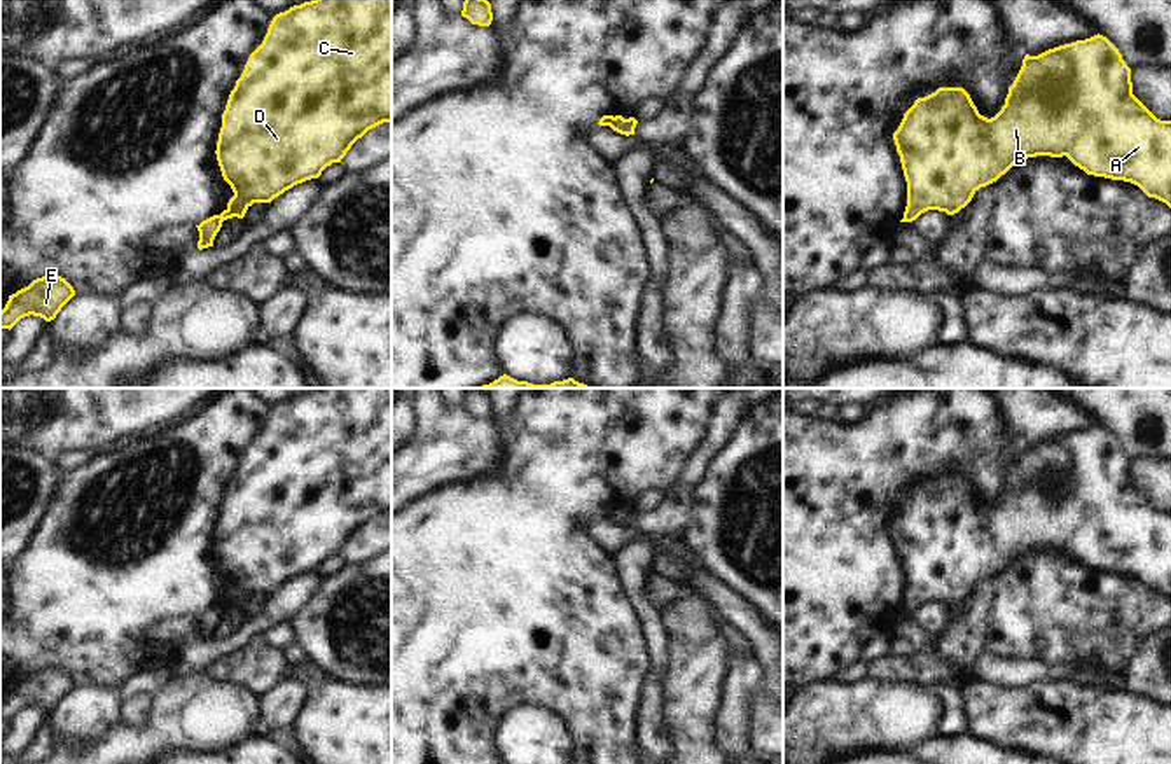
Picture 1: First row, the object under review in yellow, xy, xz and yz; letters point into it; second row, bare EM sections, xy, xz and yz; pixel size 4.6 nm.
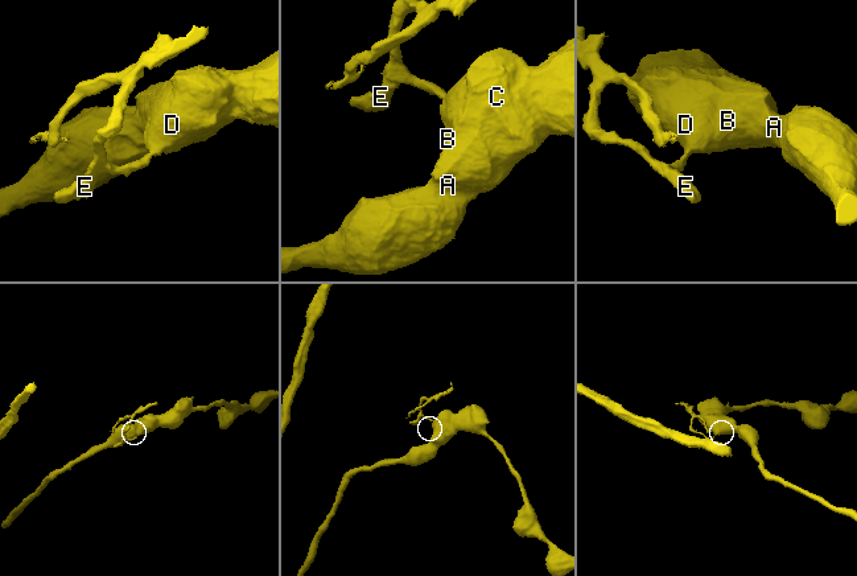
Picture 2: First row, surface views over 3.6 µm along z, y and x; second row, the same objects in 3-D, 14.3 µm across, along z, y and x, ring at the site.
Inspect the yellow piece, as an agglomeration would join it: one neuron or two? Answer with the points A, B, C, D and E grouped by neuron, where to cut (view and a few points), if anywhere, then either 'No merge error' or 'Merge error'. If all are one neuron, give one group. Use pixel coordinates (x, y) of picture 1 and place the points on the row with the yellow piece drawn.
Groups: A B C D / E. Split along xy (219, 215), (224, 219). Merge error

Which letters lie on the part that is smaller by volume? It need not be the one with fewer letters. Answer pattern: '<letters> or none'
E

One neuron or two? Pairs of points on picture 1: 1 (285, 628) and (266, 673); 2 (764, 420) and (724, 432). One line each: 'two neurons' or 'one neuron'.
1: two neurons
2: two neurons

